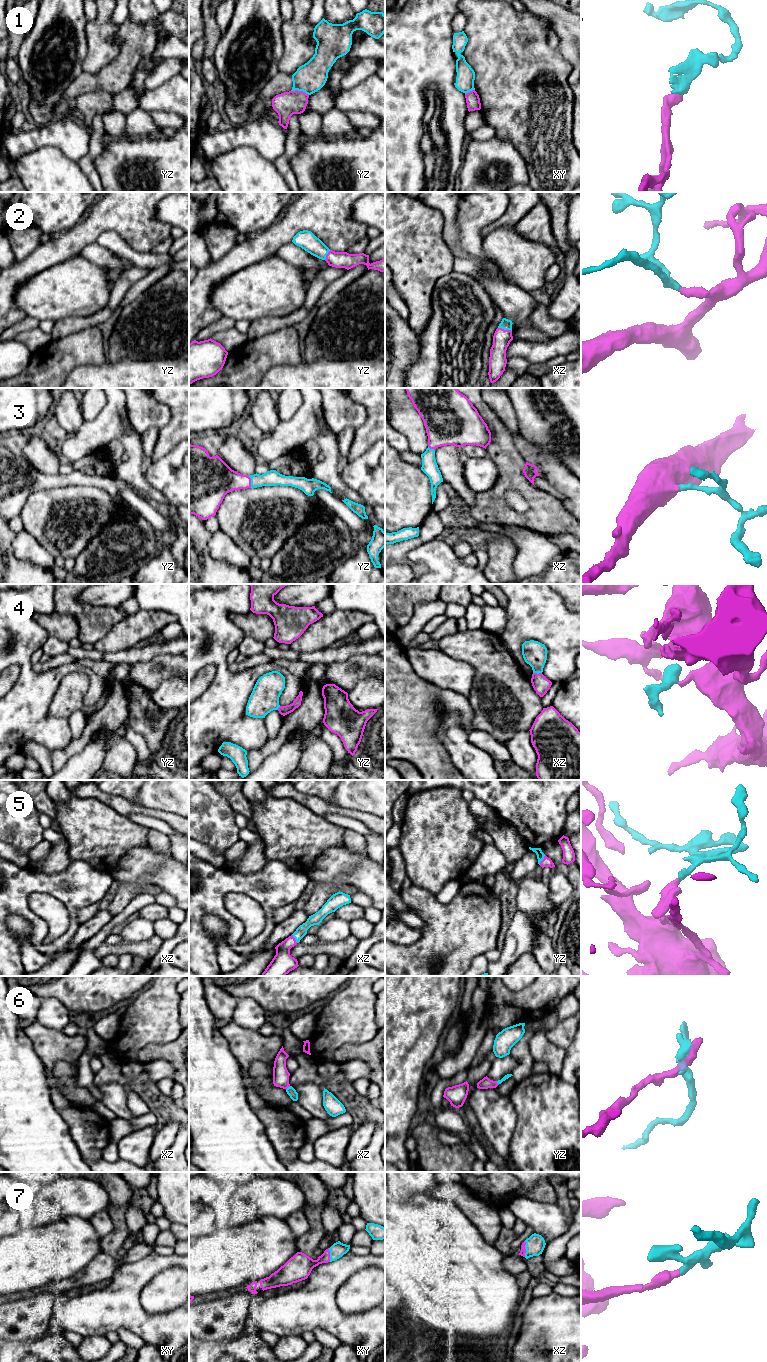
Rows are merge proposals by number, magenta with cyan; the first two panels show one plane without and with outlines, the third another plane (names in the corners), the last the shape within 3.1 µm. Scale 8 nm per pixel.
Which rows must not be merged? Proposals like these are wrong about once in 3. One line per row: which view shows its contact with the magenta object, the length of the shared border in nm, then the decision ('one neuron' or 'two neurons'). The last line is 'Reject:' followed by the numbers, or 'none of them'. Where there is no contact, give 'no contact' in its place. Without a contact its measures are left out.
1: meets magenta in yz; contact 150 nm long; two neurons
2: meets magenta in xz; contact 120 nm long; one neuron
3: meets magenta in yz; contact 100 nm long; one neuron
4: meets magenta in xz; contact 70 nm long; one neuron
5: meets magenta in yz; contact 90 nm long; one neuron
6: meets magenta in xz; contact 50 nm long; one neuron
7: meets magenta in xz; contact 130 nm long; one neuron
Reject: 1

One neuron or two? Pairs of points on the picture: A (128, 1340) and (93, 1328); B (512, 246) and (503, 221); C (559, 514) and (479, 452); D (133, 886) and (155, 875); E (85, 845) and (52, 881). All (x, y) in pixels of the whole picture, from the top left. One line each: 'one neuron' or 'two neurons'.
A: two neurons
B: two neurons
C: two neurons
D: two neurons
E: two neurons

